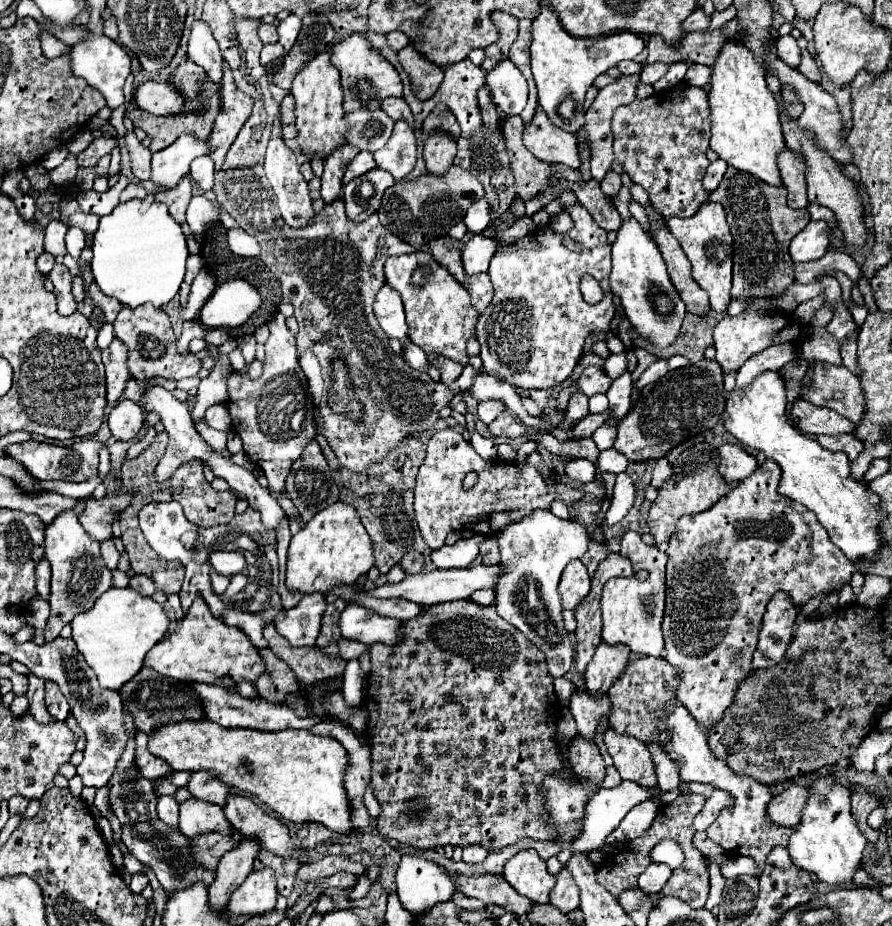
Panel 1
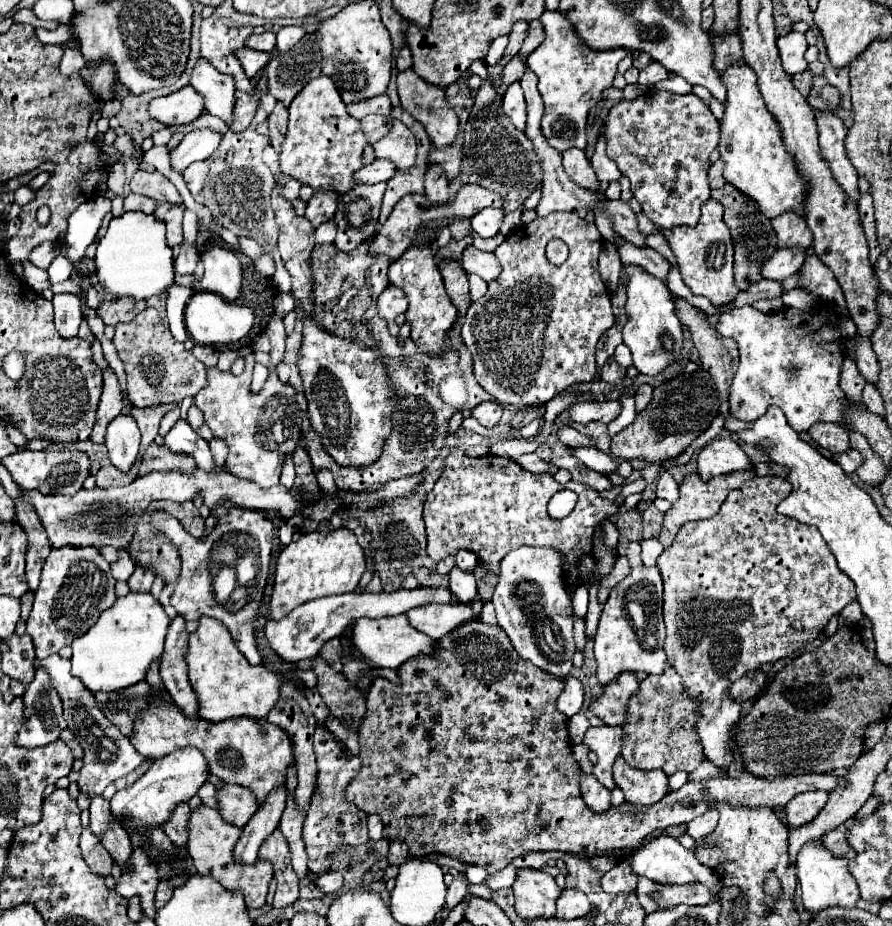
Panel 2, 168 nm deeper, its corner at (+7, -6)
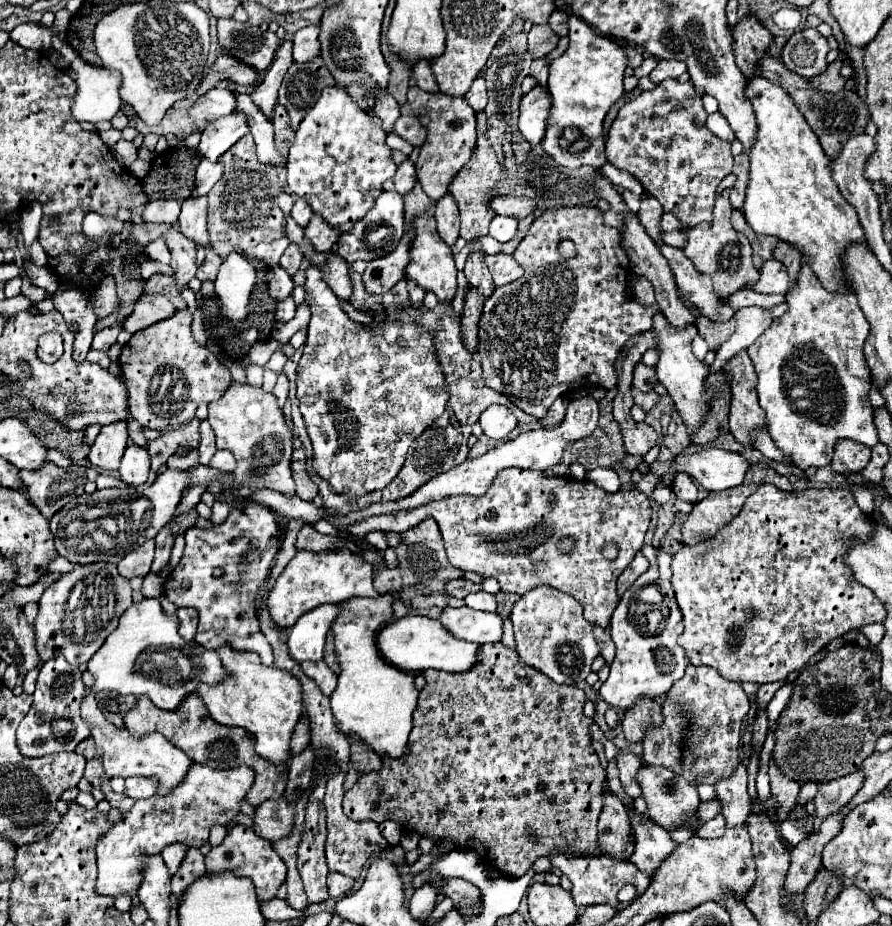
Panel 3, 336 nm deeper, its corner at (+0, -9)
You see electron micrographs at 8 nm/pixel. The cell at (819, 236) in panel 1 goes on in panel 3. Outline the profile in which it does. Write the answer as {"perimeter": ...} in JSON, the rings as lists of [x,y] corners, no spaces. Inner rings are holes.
{"perimeter":[[[770,258],[762,264],[760,280],[756,282],[754,290],[762,294],[786,294],[788,286],[790,286],[790,278],[786,266],[776,258]]]}

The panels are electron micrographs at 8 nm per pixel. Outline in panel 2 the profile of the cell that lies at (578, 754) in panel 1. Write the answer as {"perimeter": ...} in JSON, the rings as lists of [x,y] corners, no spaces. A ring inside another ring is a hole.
{"perimeter":[[[593,775],[581,777],[581,797],[591,811],[603,813],[611,809],[611,791],[607,791]]]}

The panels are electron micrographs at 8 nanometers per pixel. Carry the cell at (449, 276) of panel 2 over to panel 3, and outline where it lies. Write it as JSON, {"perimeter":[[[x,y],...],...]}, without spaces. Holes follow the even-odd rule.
{"perimeter":[[[468,288],[466,300],[464,300],[464,312],[462,312],[462,340],[464,346],[474,352],[476,344],[478,344],[478,318],[482,314],[482,306],[484,306],[484,296],[478,294],[478,290]]]}

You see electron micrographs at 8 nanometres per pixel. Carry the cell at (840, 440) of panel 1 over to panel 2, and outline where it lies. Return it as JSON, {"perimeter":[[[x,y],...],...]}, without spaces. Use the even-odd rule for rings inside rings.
{"perimeter":[[[849,449],[849,451],[841,453],[841,455],[835,455],[833,461],[835,461],[847,475],[851,475],[851,473],[855,473],[855,471],[863,465],[863,455],[861,455],[859,451],[855,451],[855,449]]]}

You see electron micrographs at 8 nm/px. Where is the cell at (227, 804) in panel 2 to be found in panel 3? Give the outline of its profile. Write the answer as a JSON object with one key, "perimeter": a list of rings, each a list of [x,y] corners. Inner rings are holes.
{"perimeter":[[[286,798],[266,800],[254,808],[252,830],[266,840],[278,840],[286,836],[294,822],[294,806]]]}

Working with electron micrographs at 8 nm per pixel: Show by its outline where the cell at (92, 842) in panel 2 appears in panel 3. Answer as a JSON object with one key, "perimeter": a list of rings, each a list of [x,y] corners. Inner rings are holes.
{"perimeter":[[[192,762],[182,782],[168,794],[156,794],[144,800],[136,800],[132,810],[128,810],[120,822],[114,822],[110,830],[104,832],[96,842],[98,894],[114,898],[120,894],[134,896],[138,882],[142,882],[142,876],[136,876],[136,872],[142,868],[142,858],[160,854],[164,846],[174,842],[200,848],[208,840],[208,832],[214,822],[220,822],[224,826],[230,826],[234,822],[234,816],[240,812],[238,804],[246,796],[246,790],[250,786],[252,770],[246,766],[212,770],[202,762]]]}

